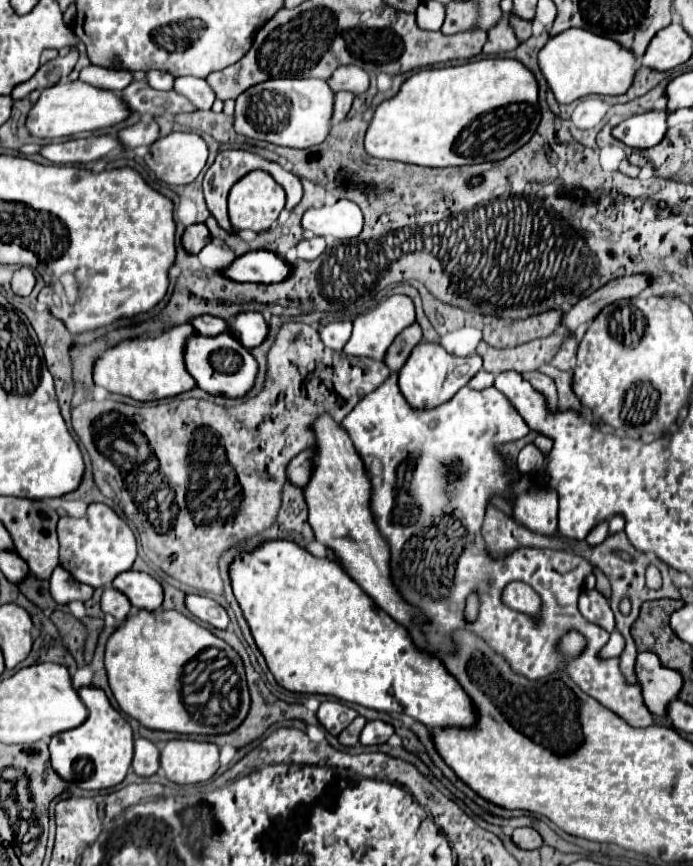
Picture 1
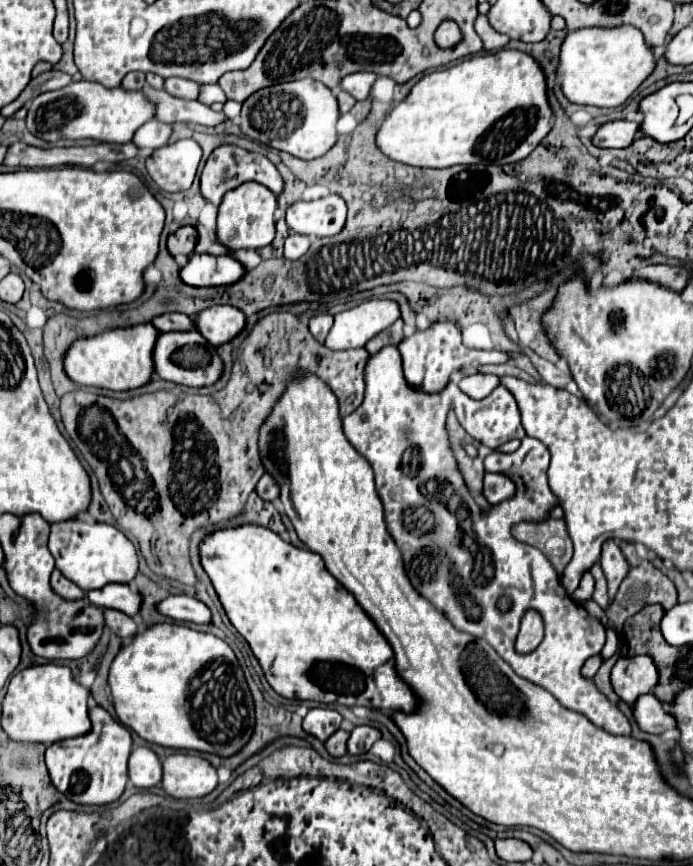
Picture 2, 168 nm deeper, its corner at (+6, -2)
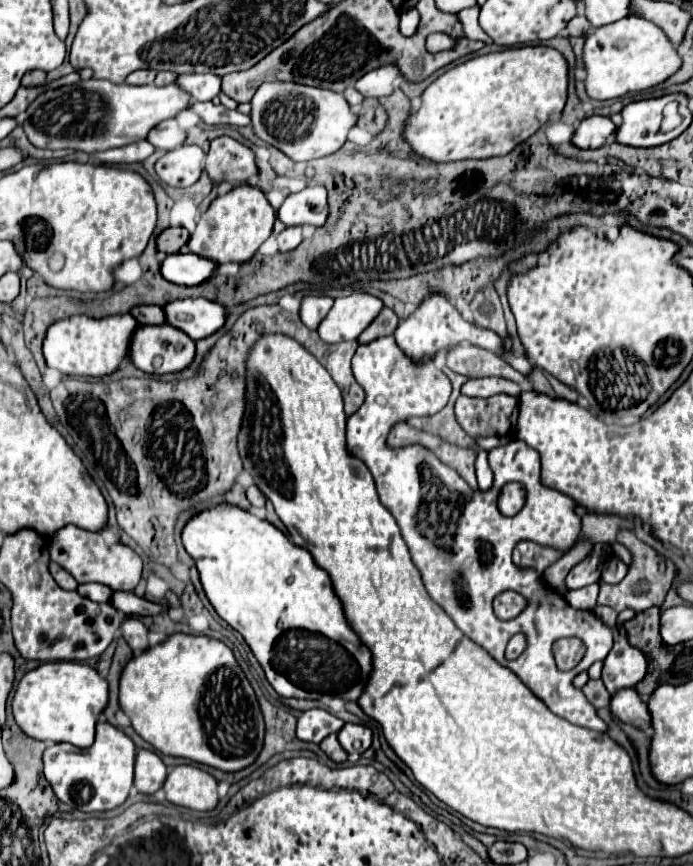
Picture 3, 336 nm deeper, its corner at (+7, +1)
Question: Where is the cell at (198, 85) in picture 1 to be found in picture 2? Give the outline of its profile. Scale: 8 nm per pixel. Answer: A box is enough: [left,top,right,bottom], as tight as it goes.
[200,85,226,105]

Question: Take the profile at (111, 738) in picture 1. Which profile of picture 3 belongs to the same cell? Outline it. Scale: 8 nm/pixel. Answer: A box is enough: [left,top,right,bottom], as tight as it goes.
[43,722,133,812]

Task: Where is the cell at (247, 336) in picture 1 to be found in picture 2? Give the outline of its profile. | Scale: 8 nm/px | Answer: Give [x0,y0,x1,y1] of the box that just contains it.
[196,305,244,345]

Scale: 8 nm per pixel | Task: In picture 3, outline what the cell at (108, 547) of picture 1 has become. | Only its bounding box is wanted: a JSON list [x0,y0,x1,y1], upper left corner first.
[49,524,143,590]

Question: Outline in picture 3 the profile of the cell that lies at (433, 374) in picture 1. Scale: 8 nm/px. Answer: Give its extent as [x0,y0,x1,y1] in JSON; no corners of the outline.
[395,294,531,376]

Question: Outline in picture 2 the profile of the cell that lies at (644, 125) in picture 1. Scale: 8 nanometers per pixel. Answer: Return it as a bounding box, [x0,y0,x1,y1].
[592,121,638,149]

